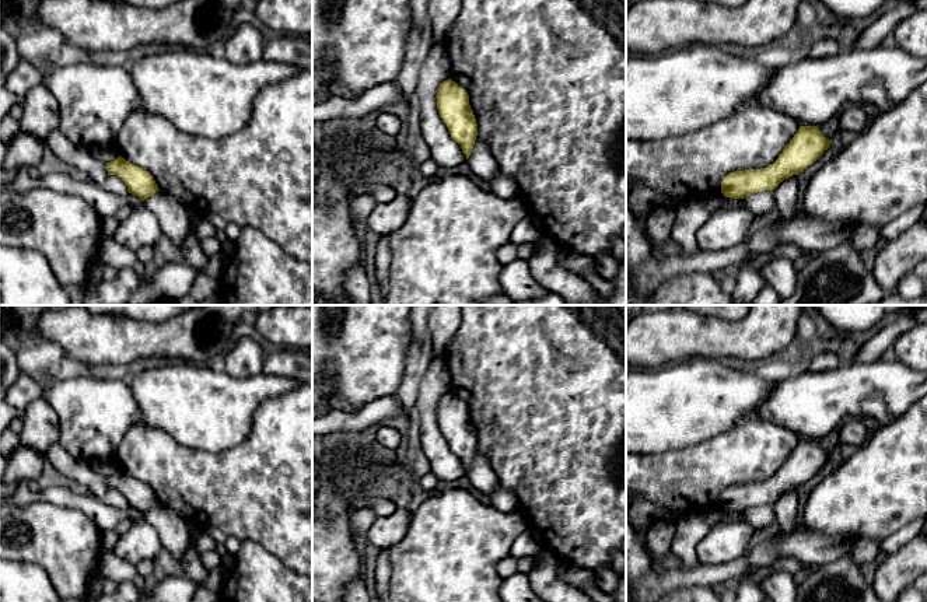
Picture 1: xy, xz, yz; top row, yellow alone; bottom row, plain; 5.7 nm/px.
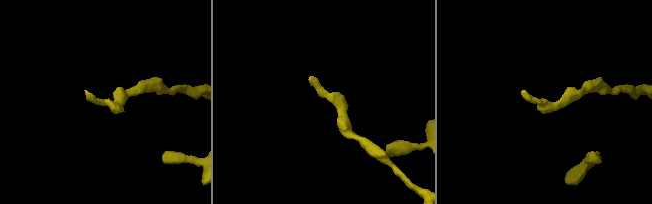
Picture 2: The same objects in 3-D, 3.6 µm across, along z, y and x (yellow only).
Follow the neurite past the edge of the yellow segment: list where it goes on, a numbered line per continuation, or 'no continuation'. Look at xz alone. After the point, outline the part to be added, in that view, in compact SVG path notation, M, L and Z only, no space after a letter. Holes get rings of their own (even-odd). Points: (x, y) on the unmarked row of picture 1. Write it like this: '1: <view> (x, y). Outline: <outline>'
no continuation

